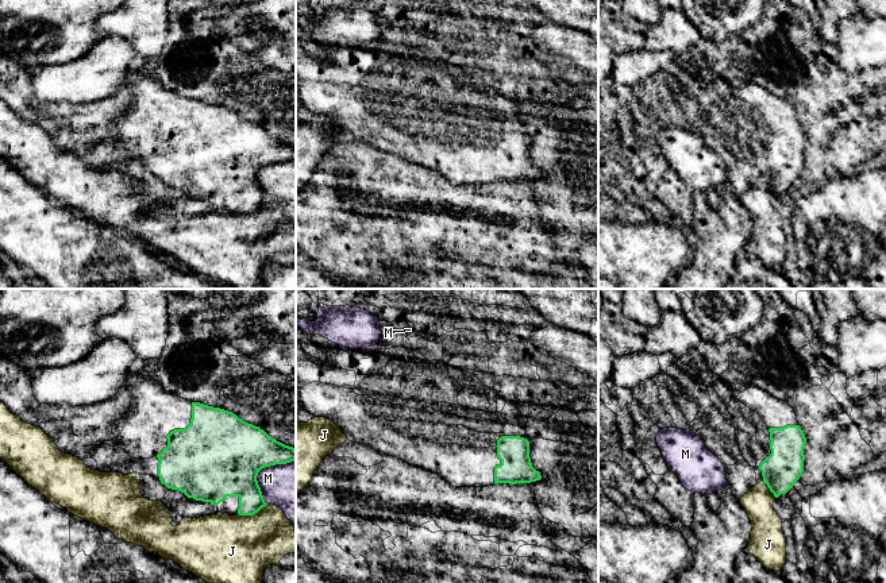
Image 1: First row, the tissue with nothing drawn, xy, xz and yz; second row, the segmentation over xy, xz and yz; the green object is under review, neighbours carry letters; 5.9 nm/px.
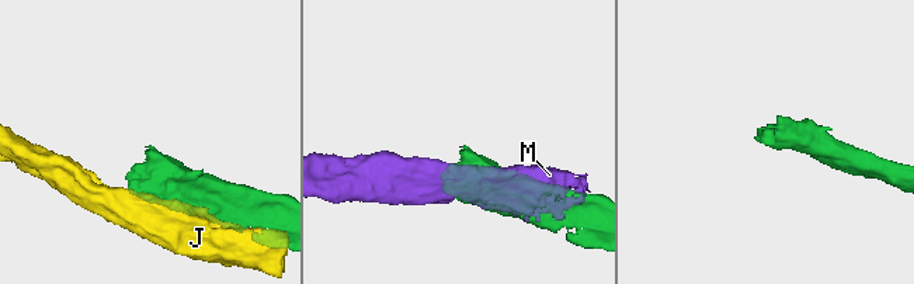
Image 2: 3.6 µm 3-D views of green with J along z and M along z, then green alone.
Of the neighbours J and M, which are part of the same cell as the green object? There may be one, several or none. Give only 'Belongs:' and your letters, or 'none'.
Belongs: none

